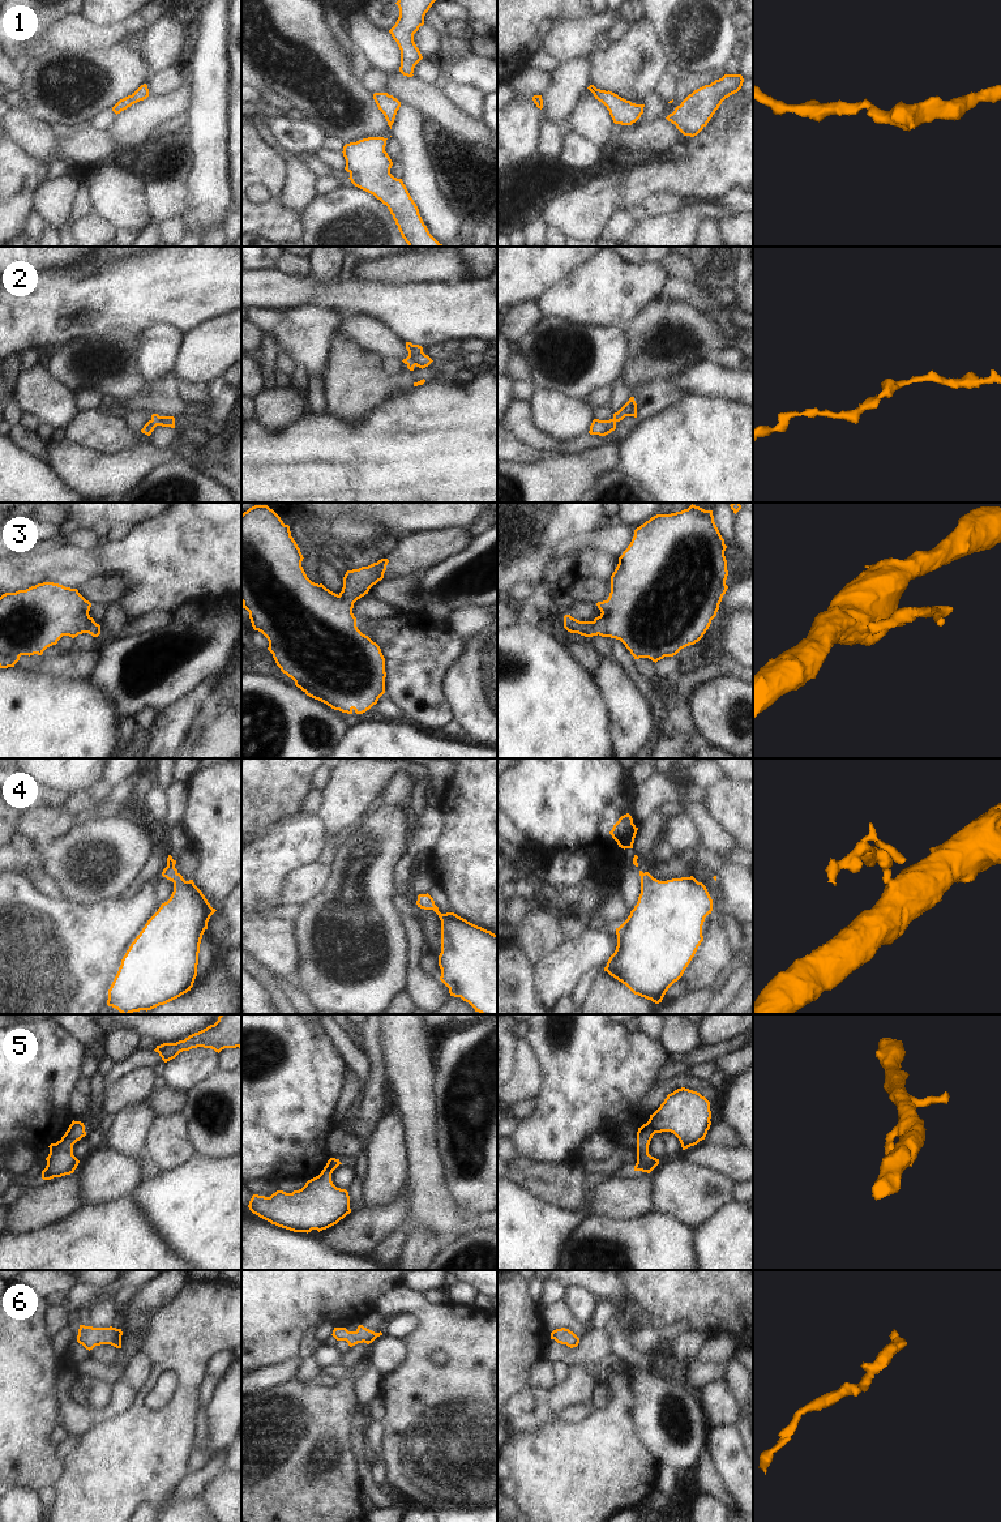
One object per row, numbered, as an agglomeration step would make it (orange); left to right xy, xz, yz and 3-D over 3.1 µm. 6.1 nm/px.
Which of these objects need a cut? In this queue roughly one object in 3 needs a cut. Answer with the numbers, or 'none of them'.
5

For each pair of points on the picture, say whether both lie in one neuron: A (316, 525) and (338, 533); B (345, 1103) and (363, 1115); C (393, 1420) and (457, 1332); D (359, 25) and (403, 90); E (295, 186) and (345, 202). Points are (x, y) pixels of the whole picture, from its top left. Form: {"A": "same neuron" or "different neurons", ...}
{"A": "same neuron", "B": "different neurons", "C": "same neuron", "D": "different neurons", "E": "different neurons"}

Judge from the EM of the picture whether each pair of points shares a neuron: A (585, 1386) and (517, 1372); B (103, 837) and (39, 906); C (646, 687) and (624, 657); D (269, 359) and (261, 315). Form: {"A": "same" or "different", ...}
{"A": "different", "B": "different", "C": "same", "D": "different"}

